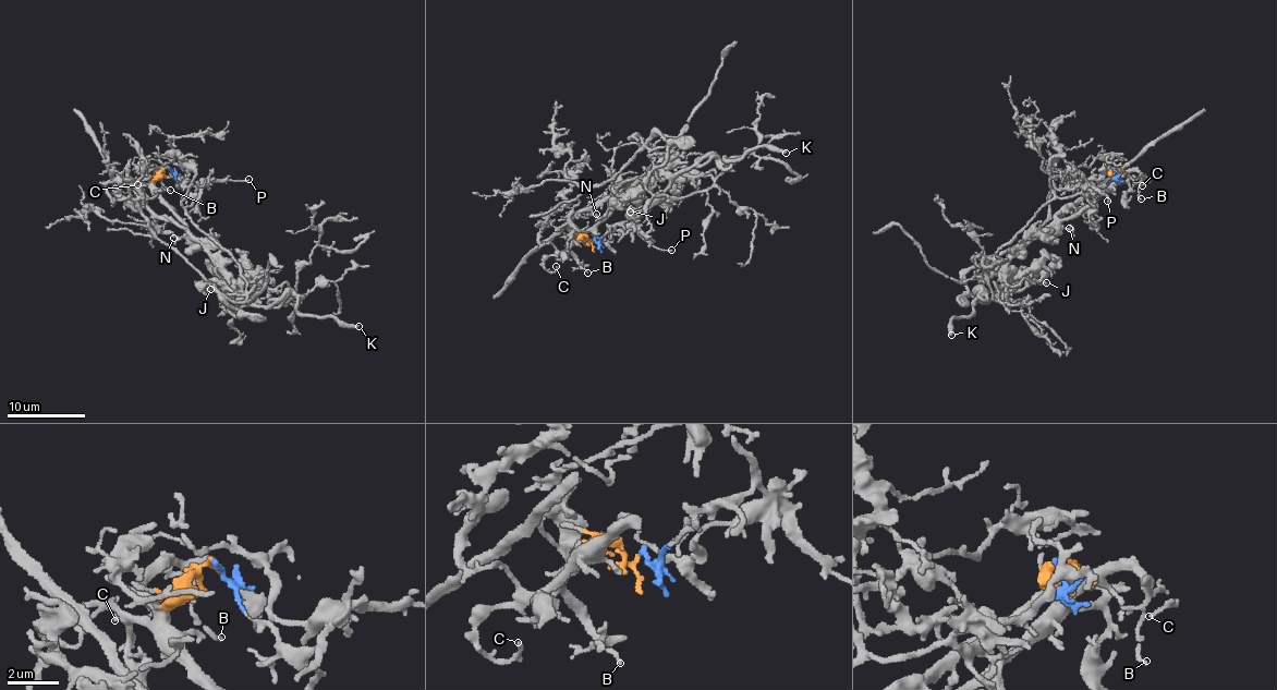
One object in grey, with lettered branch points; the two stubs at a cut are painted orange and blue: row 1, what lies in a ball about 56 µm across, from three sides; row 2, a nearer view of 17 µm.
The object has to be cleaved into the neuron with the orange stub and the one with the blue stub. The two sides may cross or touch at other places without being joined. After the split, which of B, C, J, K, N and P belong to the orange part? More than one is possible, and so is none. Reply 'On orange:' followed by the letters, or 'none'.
On orange: B, C, J, K, N

